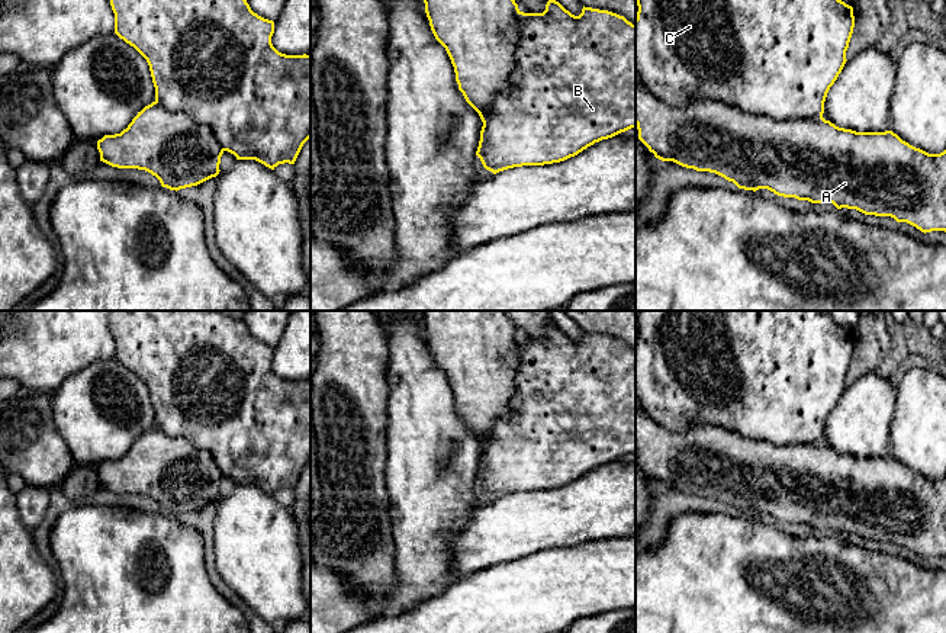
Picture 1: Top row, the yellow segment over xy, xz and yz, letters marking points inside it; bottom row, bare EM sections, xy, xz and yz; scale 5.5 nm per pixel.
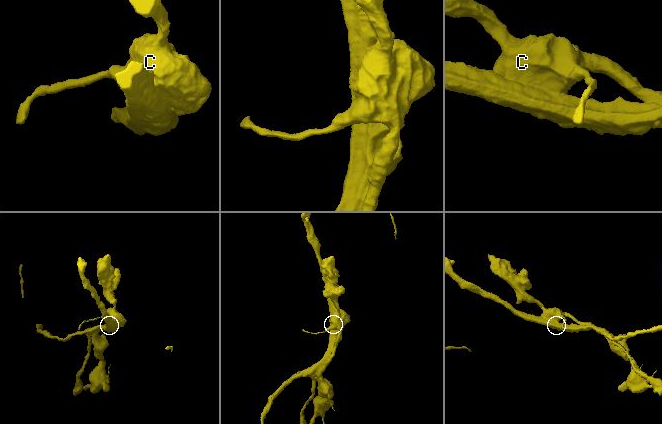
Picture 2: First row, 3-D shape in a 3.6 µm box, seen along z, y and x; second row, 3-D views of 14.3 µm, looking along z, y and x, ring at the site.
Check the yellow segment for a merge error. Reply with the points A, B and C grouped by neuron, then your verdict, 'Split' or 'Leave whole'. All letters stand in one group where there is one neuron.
Groups: A / B C. Split

